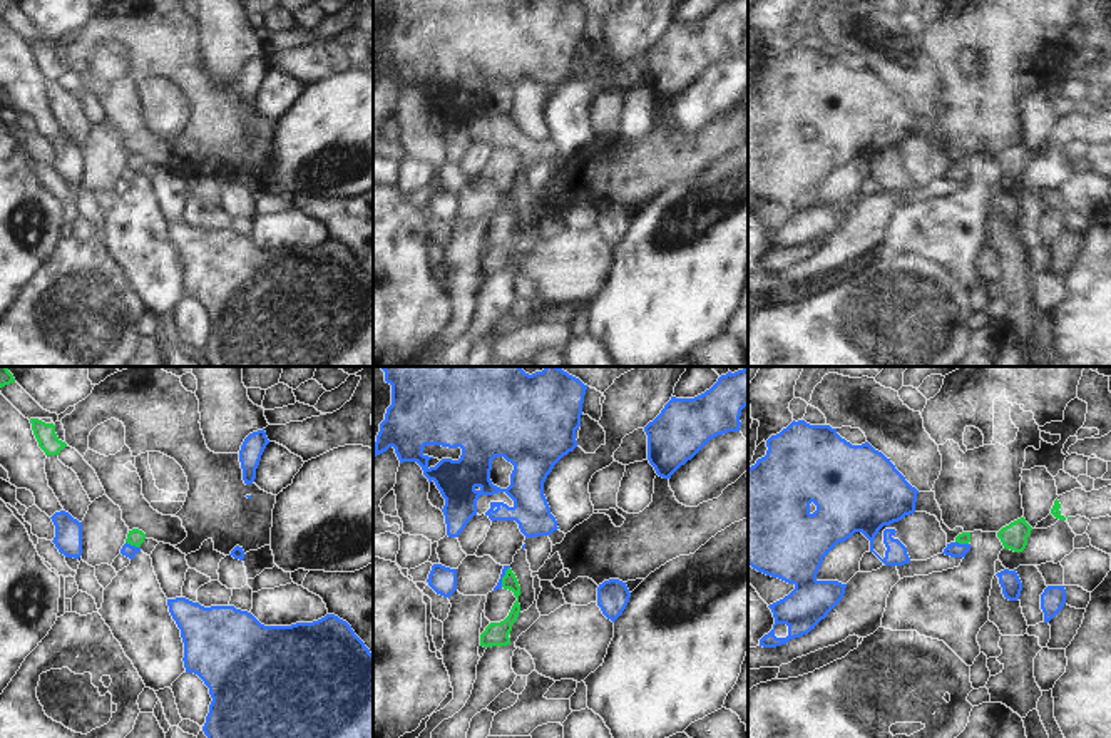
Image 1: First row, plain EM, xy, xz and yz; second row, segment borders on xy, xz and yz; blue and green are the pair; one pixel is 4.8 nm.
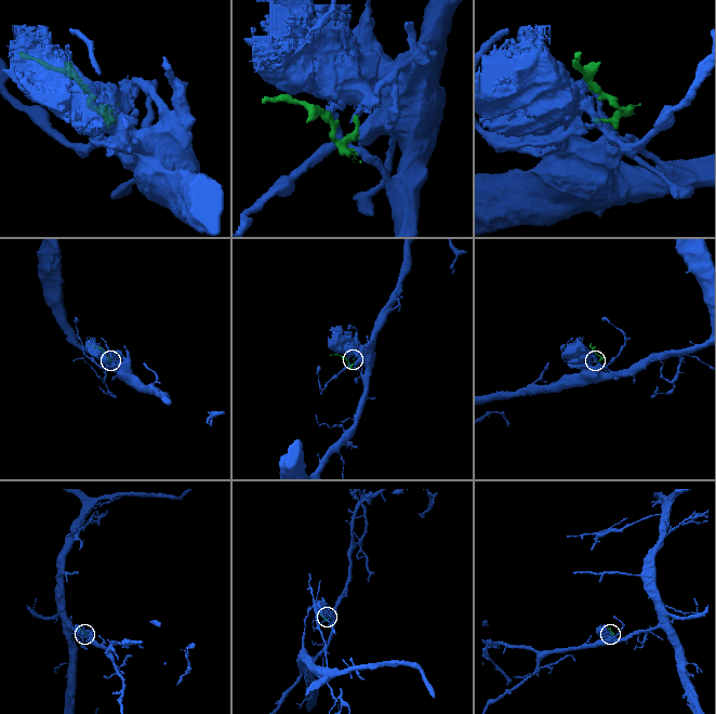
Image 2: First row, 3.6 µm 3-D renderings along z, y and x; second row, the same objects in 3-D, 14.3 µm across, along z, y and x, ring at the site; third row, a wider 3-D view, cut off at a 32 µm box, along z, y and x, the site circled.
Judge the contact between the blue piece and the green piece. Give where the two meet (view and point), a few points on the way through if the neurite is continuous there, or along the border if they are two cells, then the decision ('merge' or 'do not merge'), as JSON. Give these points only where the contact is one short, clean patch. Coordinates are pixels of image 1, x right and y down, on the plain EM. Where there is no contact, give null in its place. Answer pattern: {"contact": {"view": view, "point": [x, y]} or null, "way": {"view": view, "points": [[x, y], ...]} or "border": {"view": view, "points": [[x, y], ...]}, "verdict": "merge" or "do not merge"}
{"contact": {"view": "xy", "point": [133, 171]}, "border": {"view": "xy", "points": [[126, 166], [139, 173]]}, "verdict": "do not merge"}

